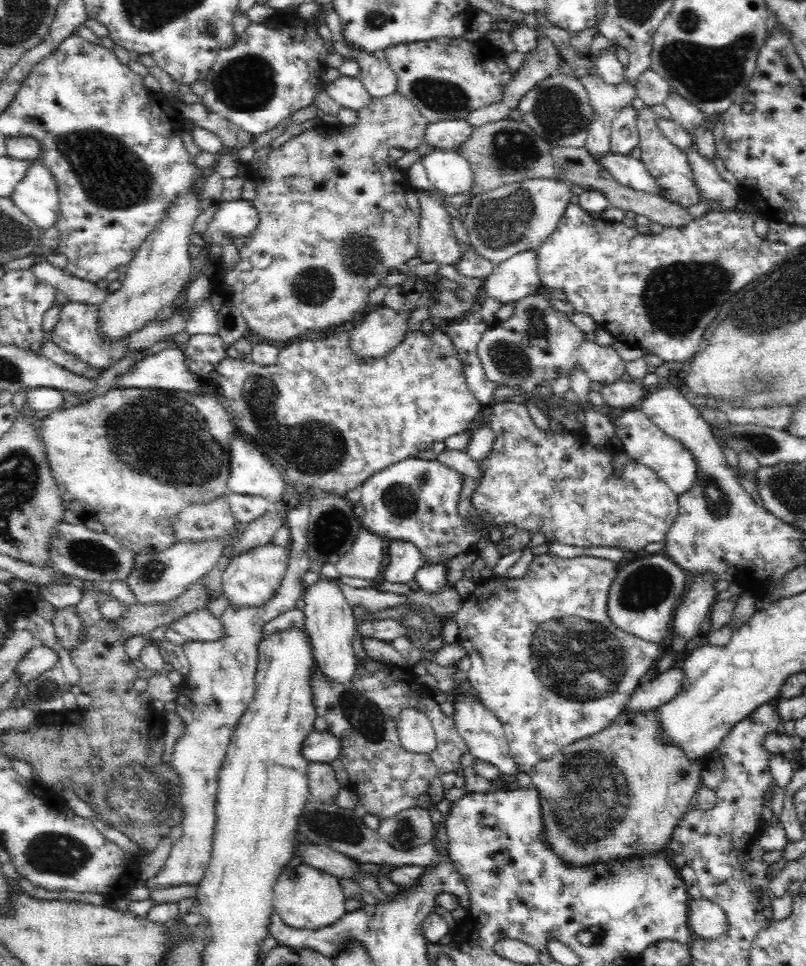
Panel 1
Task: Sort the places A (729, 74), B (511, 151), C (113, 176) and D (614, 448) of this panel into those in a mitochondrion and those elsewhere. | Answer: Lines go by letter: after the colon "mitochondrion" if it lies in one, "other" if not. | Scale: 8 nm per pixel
A: mitochondrion
B: mitochondrion
C: mitochondrion
D: other

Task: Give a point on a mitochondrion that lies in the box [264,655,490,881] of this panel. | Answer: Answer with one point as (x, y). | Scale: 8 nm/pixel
(364, 718)

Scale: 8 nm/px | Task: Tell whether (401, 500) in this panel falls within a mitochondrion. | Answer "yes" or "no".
yes

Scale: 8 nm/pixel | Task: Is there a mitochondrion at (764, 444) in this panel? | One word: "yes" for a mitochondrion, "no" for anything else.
yes

